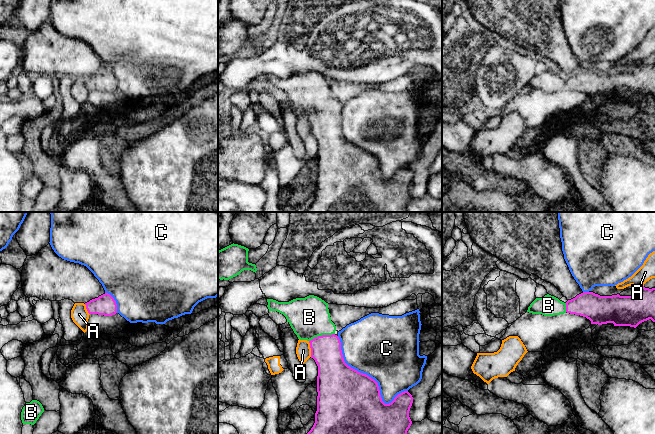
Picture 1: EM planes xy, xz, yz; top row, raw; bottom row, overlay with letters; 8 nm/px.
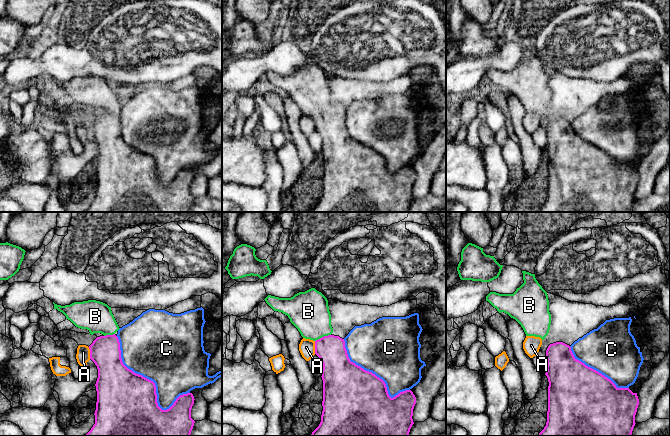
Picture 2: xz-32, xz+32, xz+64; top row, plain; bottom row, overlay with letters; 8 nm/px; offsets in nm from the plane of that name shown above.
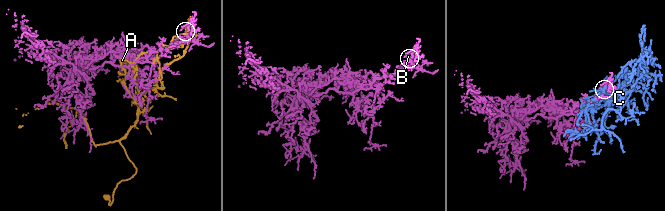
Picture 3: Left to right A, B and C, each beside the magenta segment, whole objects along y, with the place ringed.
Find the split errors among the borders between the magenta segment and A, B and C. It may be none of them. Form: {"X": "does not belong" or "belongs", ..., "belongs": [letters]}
{"A": "does not belong", "B": "belongs", "C": "does not belong", "belongs": ["B"]}

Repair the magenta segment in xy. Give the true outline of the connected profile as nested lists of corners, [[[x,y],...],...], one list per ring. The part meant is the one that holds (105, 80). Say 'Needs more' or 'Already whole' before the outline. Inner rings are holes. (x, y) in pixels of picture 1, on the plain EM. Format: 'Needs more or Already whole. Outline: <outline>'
Already whole. Outline: [[[108,69],[90,76],[89,78],[85,79],[85,81],[89,90],[112,92],[117,89],[116,77]]]

